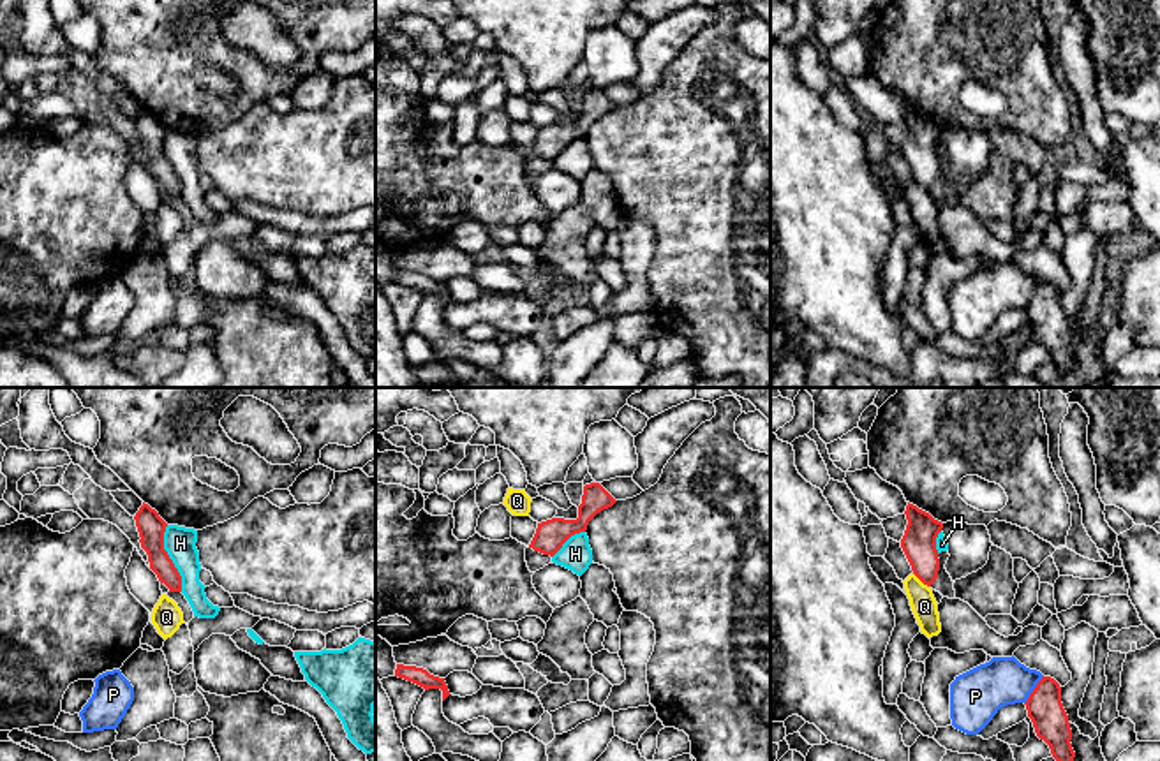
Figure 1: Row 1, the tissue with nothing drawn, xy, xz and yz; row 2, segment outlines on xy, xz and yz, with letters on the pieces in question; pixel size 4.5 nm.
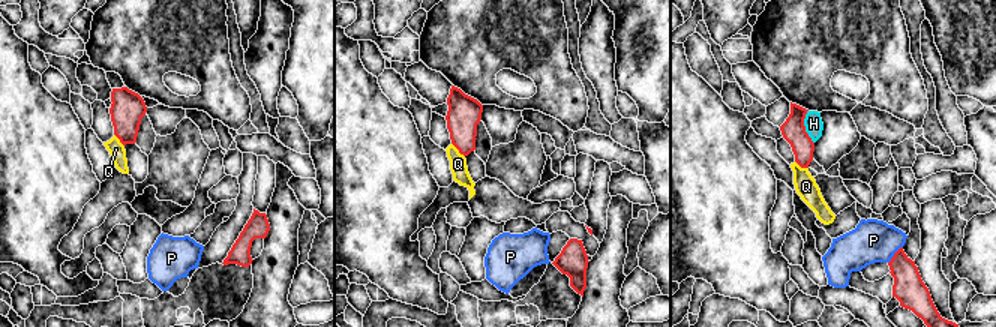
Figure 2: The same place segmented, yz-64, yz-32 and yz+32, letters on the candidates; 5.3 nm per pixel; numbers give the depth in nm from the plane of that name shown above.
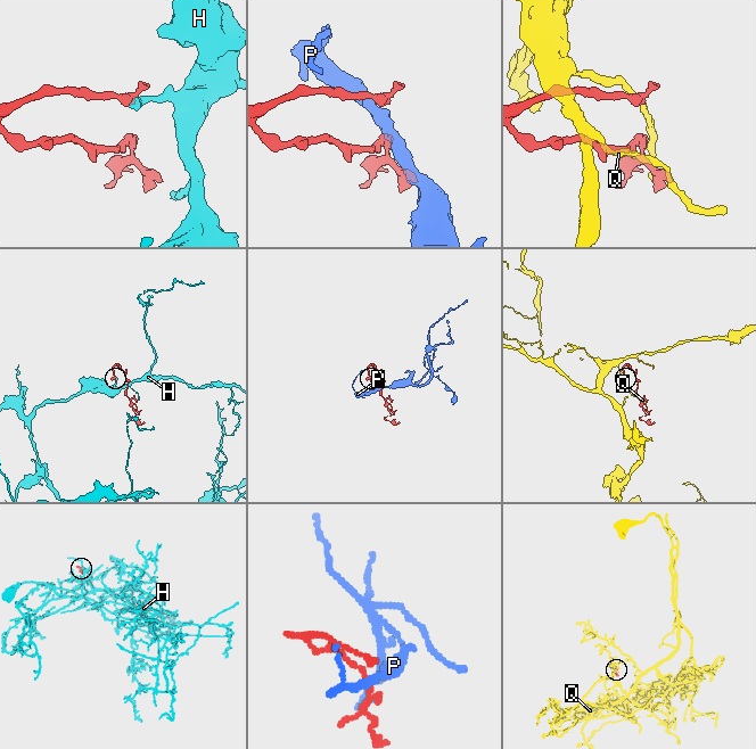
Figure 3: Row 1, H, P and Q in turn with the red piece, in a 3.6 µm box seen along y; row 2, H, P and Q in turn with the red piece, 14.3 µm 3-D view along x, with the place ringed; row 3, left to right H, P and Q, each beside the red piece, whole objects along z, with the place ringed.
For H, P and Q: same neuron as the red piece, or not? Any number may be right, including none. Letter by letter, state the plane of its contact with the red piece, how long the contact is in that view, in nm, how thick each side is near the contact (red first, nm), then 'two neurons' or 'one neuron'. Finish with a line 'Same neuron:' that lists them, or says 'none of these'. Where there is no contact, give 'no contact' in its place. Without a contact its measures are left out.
H: xy | 320 nm | 120/140 nm | two neurons
P: yz | 160 nm | 160/220 nm | two neurons
Q: yz | 100 nm | 160/120 nm | two neurons
Same neuron: none of these

